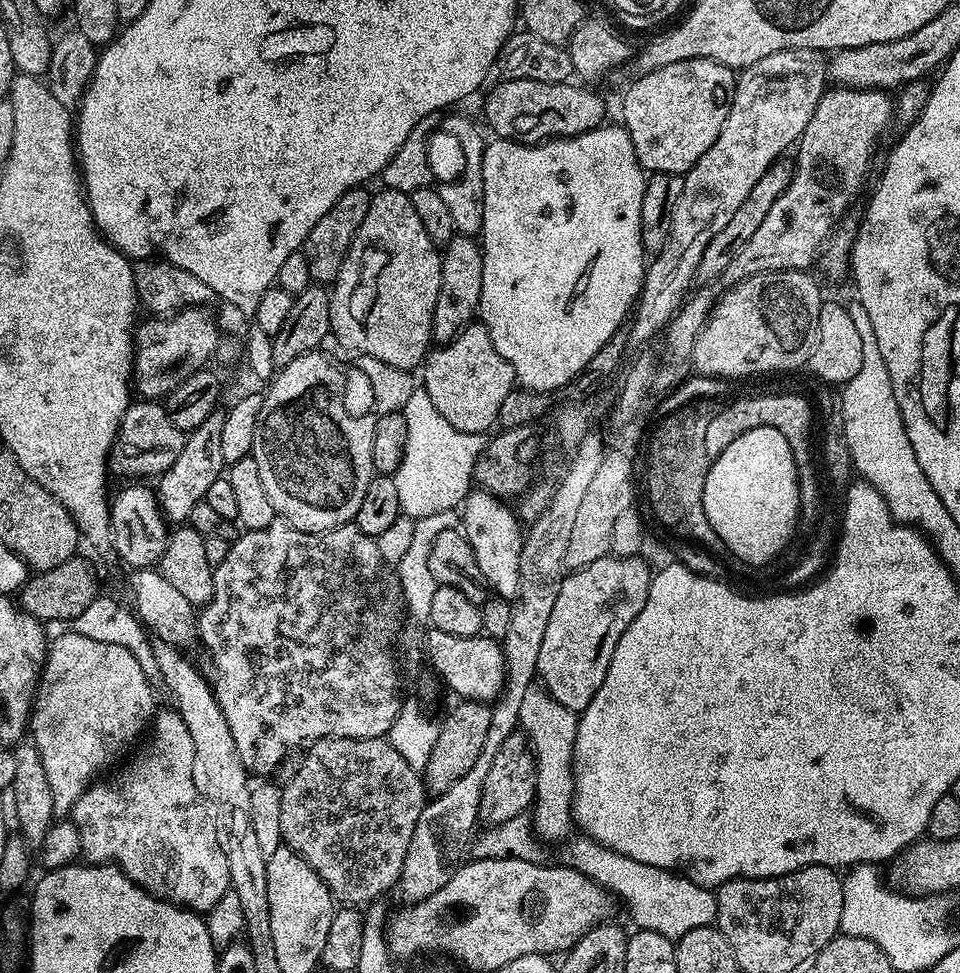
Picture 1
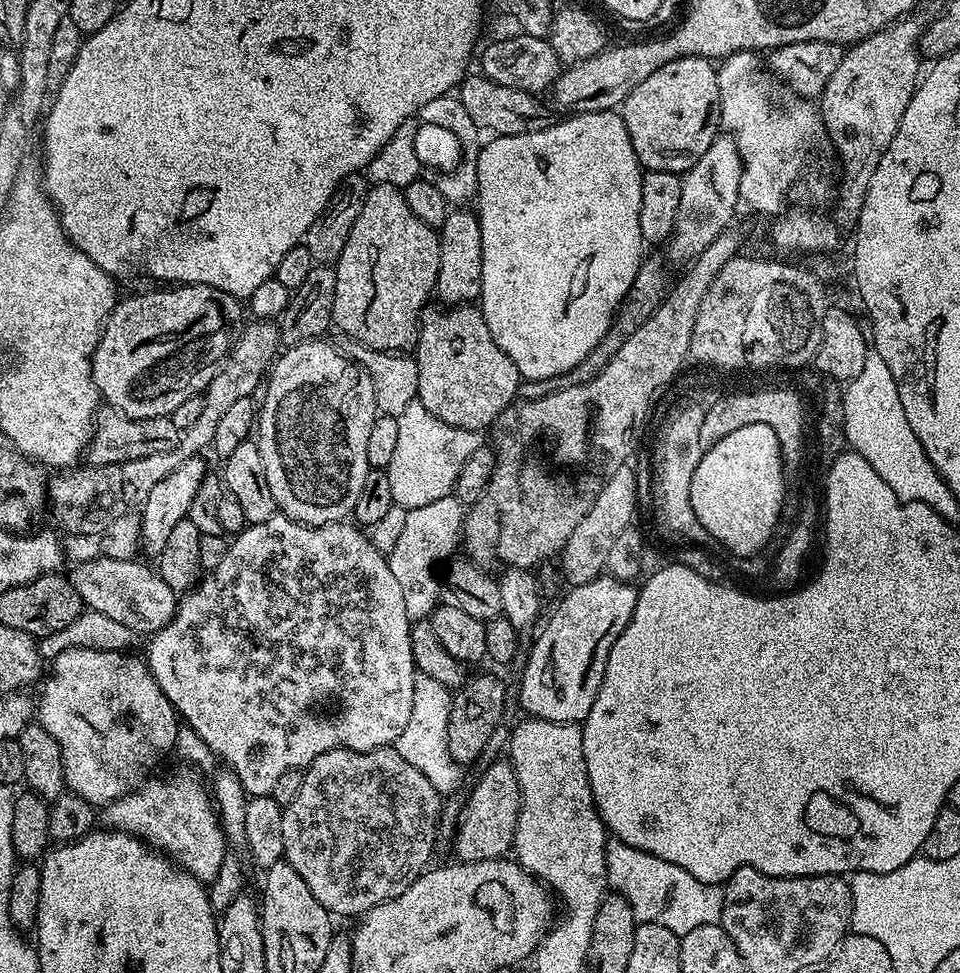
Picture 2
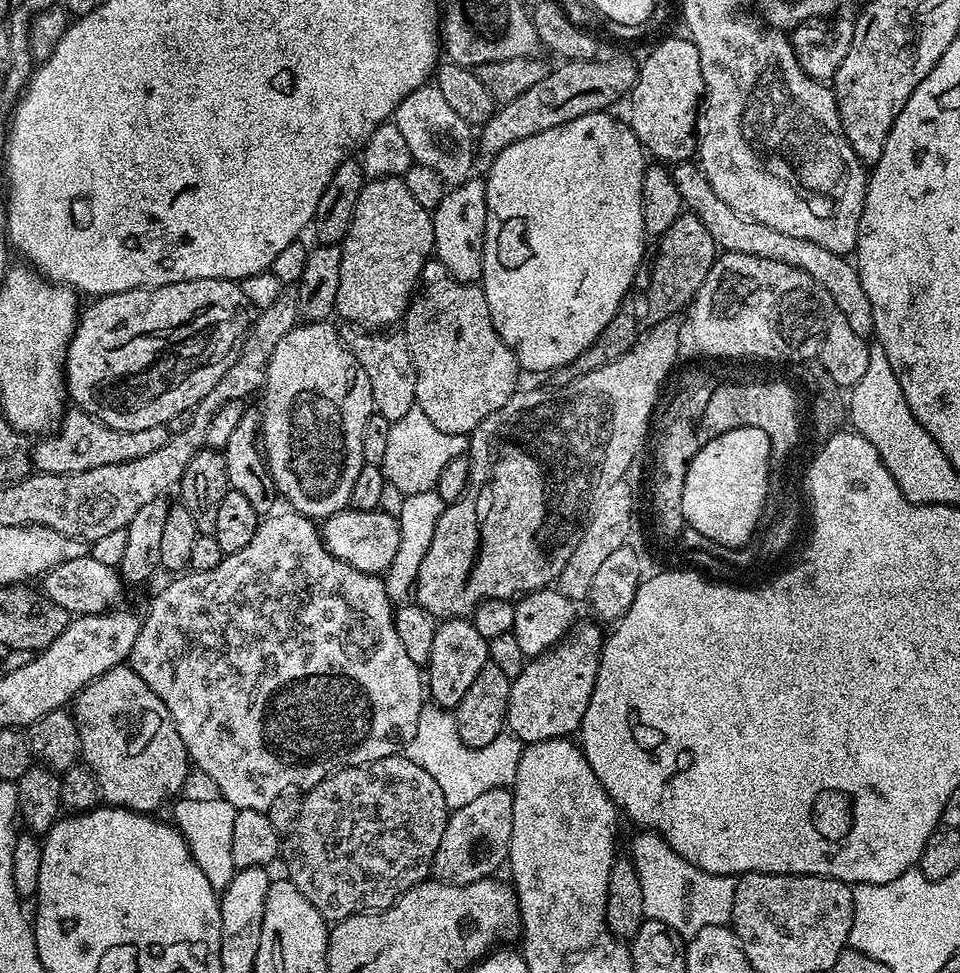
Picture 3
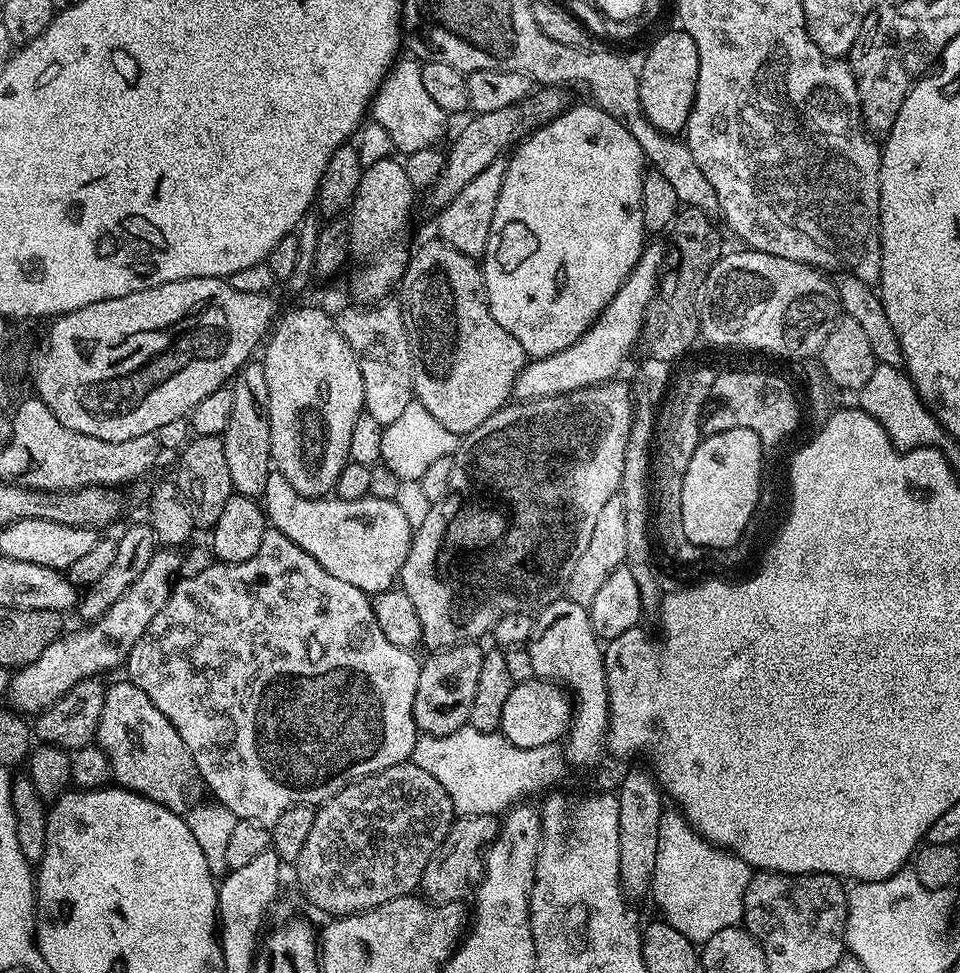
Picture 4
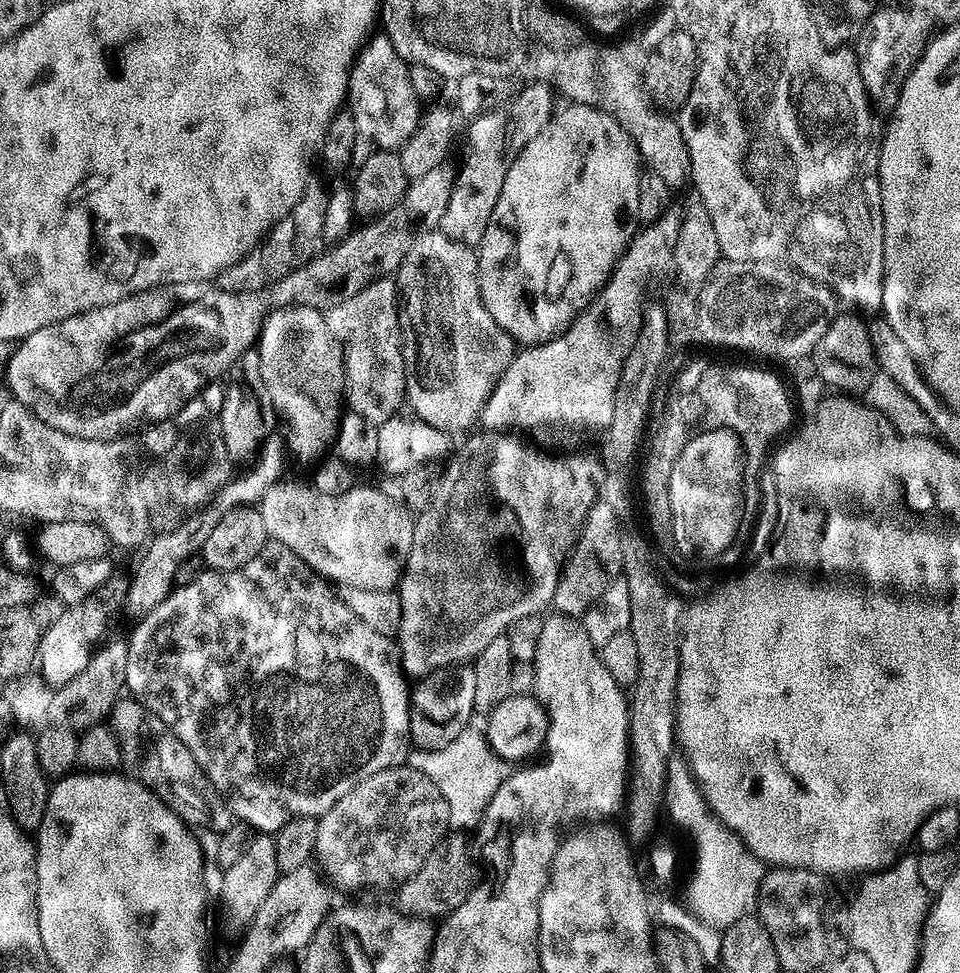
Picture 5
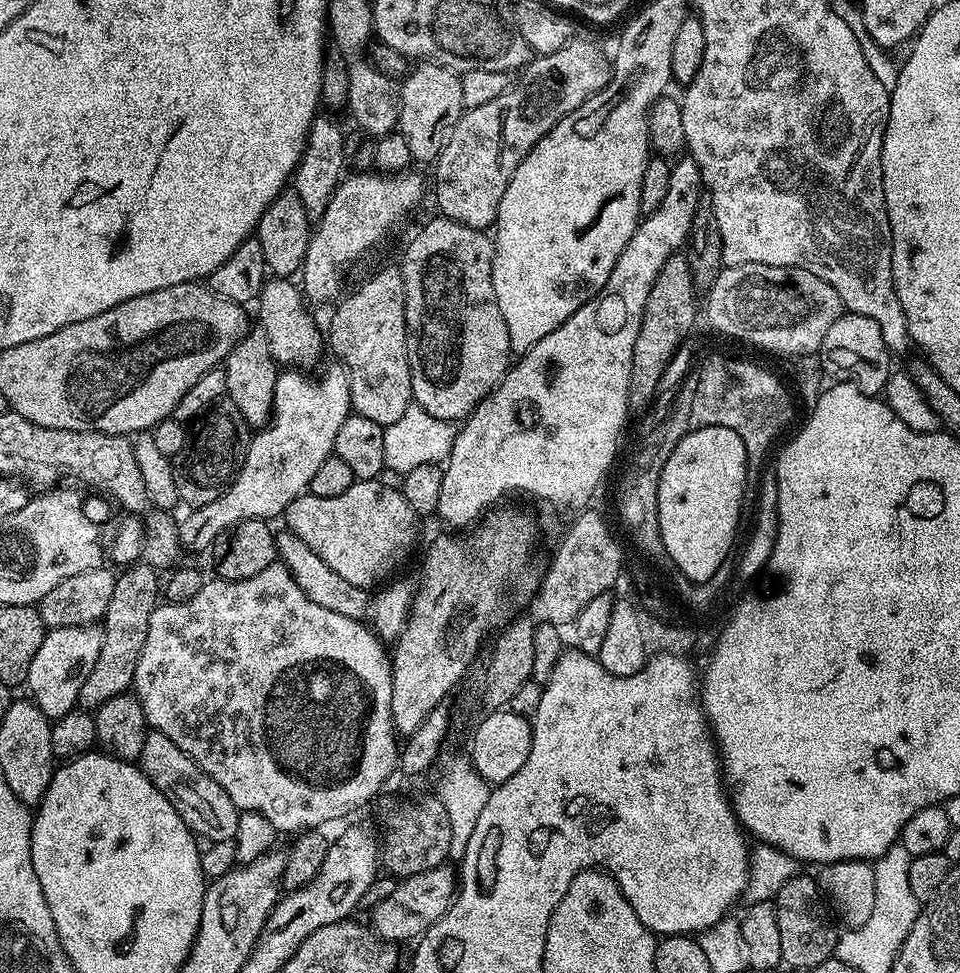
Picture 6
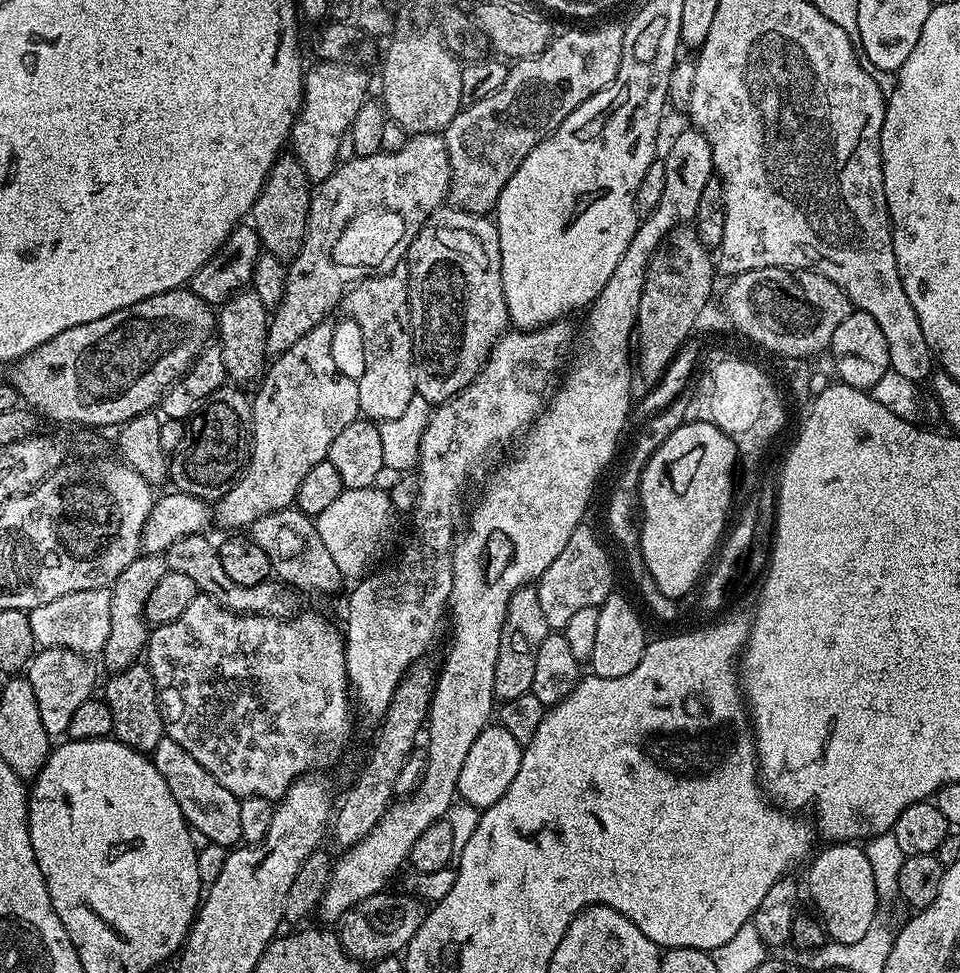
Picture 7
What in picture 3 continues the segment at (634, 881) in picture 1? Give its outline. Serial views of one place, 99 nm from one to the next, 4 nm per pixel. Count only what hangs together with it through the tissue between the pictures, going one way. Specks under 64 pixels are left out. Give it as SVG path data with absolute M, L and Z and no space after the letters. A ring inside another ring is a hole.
M637 831L632 840L630 859L636 867L638 882L642 882L642 906L647 919L666 922L670 930L691 938L706 926L727 925L734 910L734 890L737 877L704 872L682 858L657 832Z

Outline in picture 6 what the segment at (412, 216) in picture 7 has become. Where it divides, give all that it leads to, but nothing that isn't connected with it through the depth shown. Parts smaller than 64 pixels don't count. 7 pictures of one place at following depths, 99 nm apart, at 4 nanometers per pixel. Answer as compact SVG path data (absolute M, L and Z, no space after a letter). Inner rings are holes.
M360 170L355 173L357 176L341 179L322 218L312 228L306 250L302 295L309 305L331 305L341 295L344 264L352 264L370 248L378 247L423 202L424 180L412 171L385 174L379 170Z

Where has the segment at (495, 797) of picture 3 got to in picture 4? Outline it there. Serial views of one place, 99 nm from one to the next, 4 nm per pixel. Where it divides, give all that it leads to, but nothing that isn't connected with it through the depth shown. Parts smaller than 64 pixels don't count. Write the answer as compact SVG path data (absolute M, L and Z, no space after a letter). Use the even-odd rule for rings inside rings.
M492 814L482 816L460 816L441 842L440 848L426 862L426 870L420 879L420 888L425 897L436 902L456 902L468 891L475 889L484 878L486 859L484 847L501 835L502 824Z

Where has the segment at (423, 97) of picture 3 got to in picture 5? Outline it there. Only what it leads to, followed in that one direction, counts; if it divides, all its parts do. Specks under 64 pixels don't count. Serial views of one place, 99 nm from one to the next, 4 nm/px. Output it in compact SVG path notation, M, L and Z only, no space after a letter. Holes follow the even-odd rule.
M372 34L363 41L348 72L346 104L352 109L360 135L370 138L377 149L398 150L414 134L422 115L421 101L414 94L414 86L410 86L408 64L394 50L388 36Z

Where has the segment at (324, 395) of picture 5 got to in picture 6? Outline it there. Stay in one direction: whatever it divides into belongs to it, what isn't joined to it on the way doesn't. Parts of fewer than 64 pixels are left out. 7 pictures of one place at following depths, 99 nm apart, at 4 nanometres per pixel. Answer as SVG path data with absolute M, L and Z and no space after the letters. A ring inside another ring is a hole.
M272 278L264 285L264 289L260 291L260 299L258 307L260 307L259 327L264 329L266 338L270 342L270 350L272 351L272 359L280 366L295 366L297 369L307 369L307 364L312 364L320 356L320 351L326 348L326 340L322 335L322 328L312 321L309 305L306 303L301 289L292 285L293 281L288 278Z

